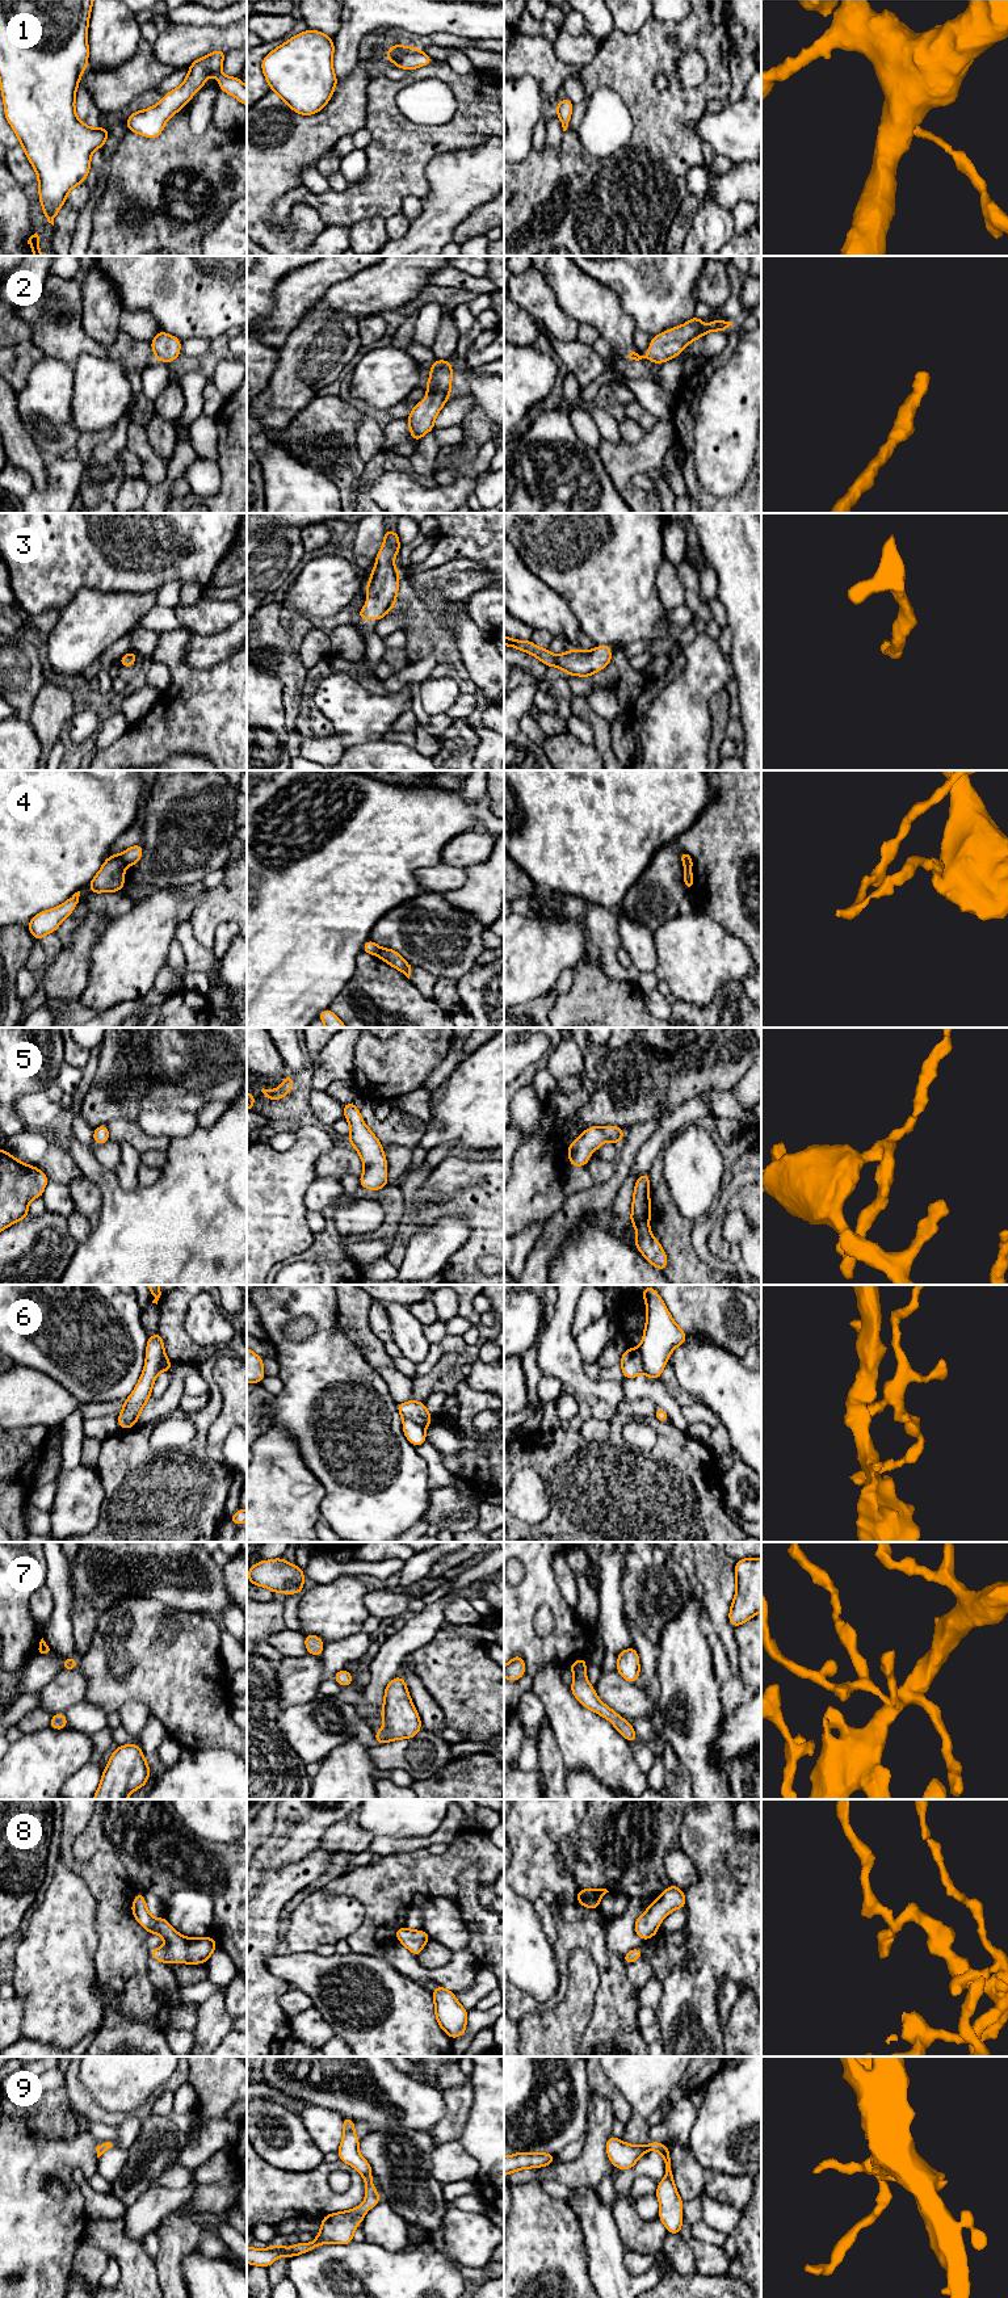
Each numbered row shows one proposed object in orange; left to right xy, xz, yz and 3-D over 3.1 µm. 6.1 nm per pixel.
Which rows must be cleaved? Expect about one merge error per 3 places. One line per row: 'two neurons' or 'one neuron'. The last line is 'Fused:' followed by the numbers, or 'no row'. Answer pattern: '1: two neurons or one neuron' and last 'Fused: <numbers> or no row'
1: one neuron
2: one neuron
3: one neuron
4: two neurons
5: one neuron
6: two neurons
7: one neuron
8: one neuron
9: one neuron
Fused: 4, 6

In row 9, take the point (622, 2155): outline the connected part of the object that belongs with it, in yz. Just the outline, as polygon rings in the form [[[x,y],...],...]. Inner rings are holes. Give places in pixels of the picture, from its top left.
[[[610,2135],[606,2141],[605,2148],[609,2160],[617,2169],[631,2169],[639,2158],[647,2154],[650,2150],[662,2154],[665,2165],[665,2177],[659,2183],[655,2192],[660,2202],[658,2218],[665,2225],[668,2234],[680,2235],[684,2222],[682,2200],[675,2186],[672,2160],[668,2146],[654,2141],[646,2146],[634,2146],[617,2139],[614,2135]]]

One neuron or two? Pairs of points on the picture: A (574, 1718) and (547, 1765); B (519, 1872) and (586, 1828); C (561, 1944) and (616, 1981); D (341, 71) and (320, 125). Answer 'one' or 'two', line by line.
A: two
B: two
C: one
D: two

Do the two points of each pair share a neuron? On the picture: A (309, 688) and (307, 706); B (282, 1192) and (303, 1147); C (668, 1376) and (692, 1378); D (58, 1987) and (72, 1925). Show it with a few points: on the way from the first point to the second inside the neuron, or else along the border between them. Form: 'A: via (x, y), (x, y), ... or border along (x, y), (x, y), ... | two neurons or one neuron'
A: via (309, 692), (307, 702) | one neuron
B: via (282, 1181), (301, 1158) | one neuron
C: border along (668, 1360), (677, 1383), (696, 1399) | two neurons
D: via (58, 1971), (58, 1948), (61, 1941) | one neuron

